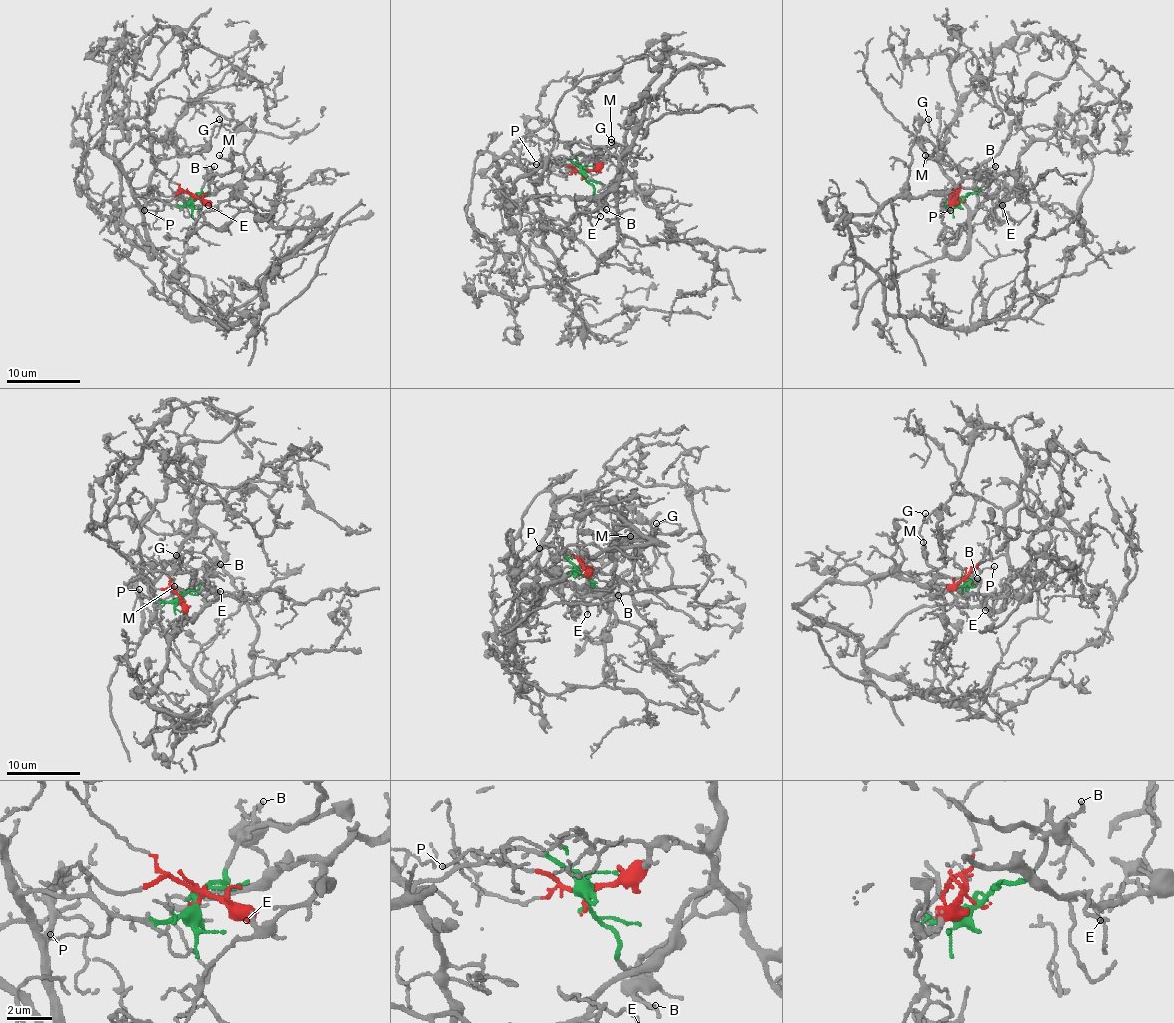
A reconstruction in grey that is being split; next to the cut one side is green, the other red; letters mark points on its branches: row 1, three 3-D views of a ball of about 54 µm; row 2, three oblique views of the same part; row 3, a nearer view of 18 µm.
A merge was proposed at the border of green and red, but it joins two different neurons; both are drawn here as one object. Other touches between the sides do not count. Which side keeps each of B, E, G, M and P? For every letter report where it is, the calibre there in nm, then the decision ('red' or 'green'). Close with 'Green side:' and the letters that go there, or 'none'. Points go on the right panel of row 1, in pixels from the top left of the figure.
B: at (995, 166); 150 nm thick; green
E: at (1002, 205); 140 nm thick; red
G: at (928, 119); 110 nm thick; green
M: at (925, 155); 110 nm thick; green
P: at (950, 210); 110 nm thick; green
Green side: B, G, M, P

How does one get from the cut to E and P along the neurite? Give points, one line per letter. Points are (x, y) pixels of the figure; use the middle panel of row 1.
E: (584, 175), (593, 171), (606, 158), (617, 156), (624, 164), (610, 189), (586, 208), (600, 215)
P: (584, 176), (569, 160), (558, 158), (554, 164), (549, 160), (536, 164)

